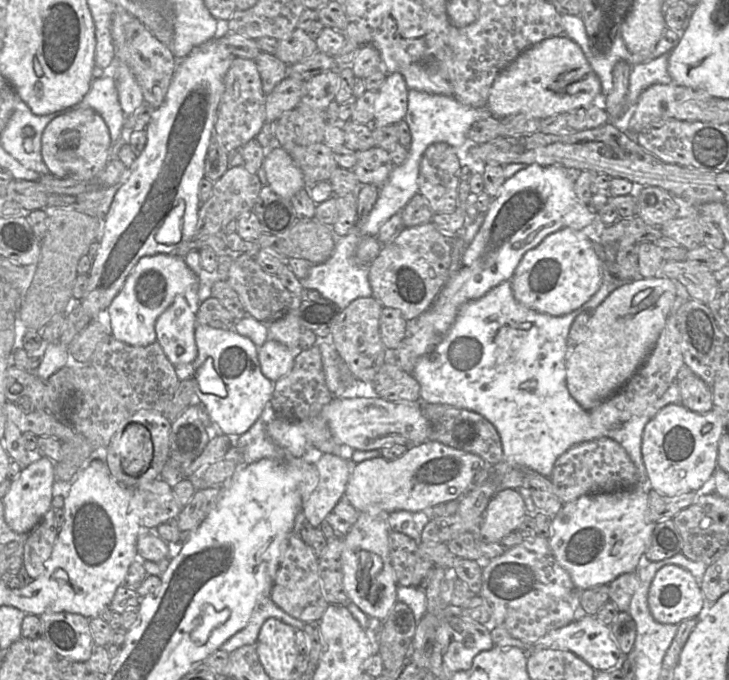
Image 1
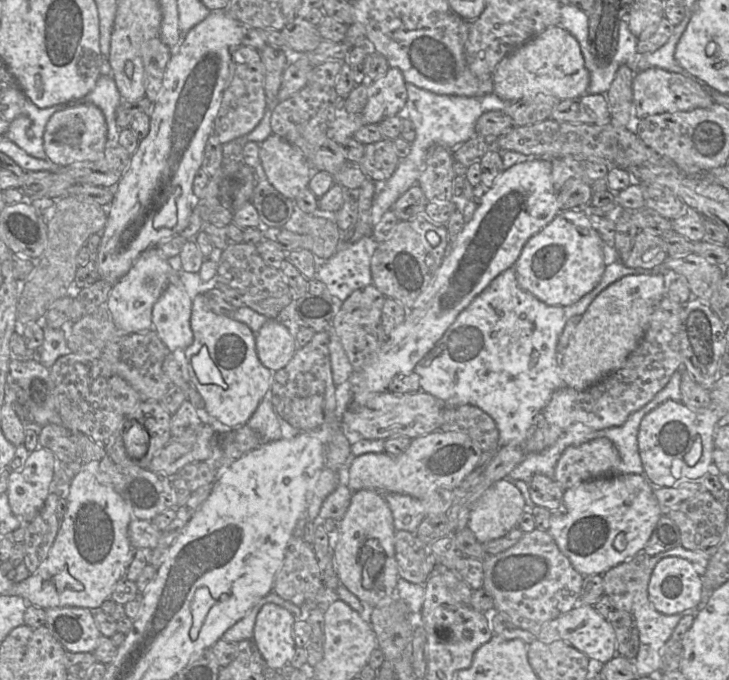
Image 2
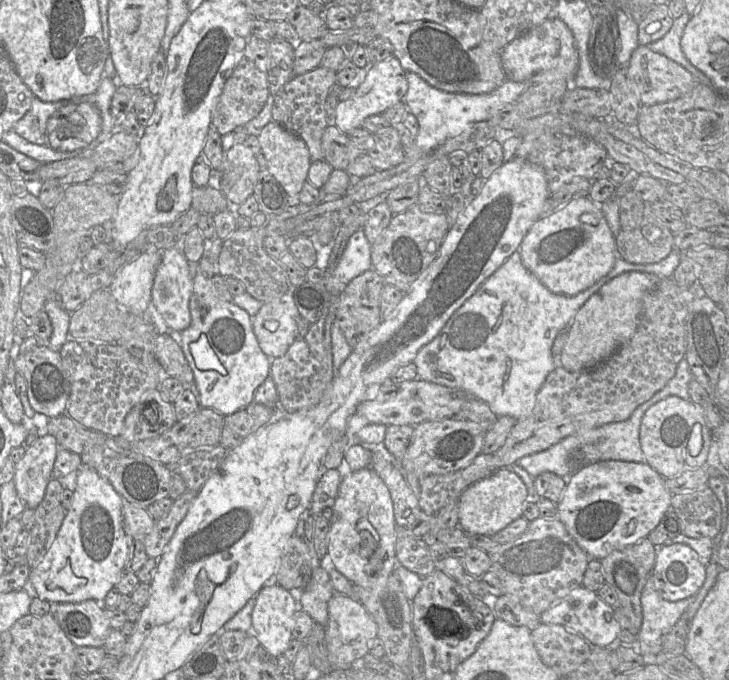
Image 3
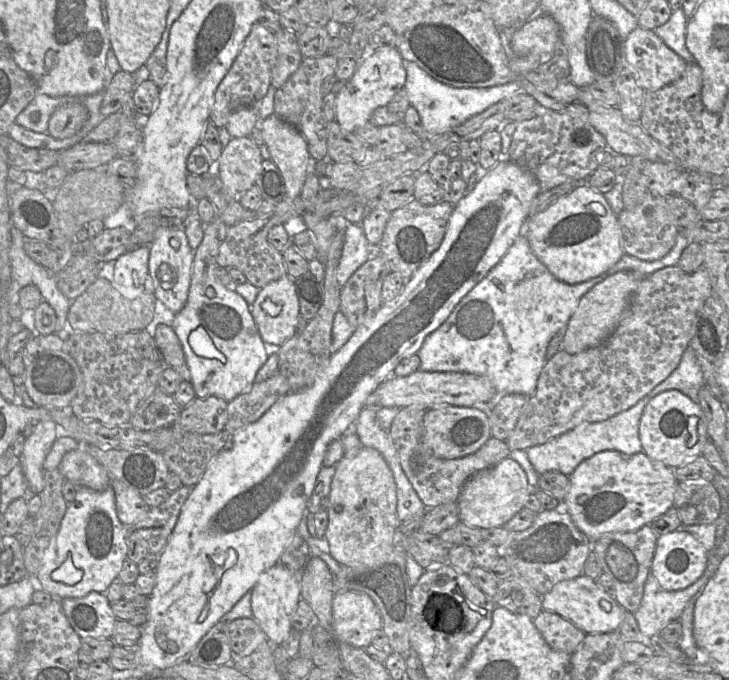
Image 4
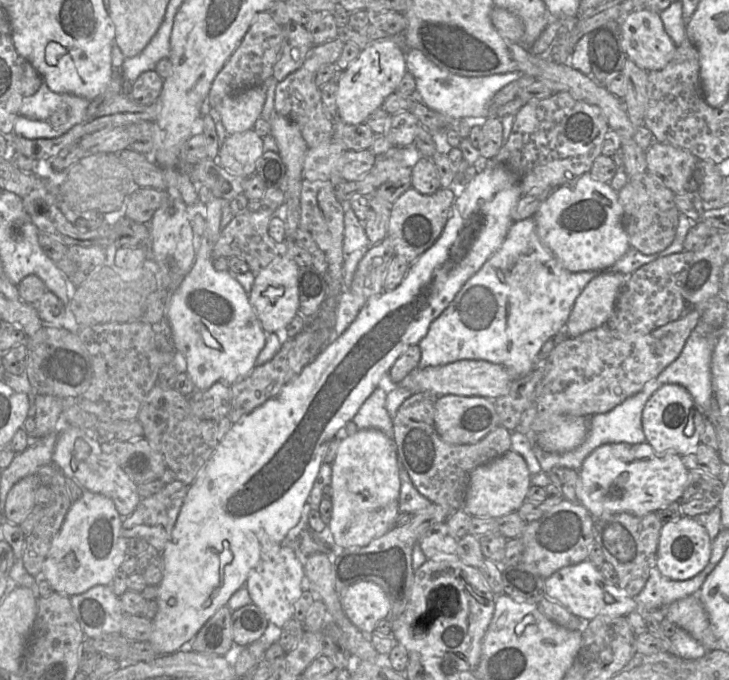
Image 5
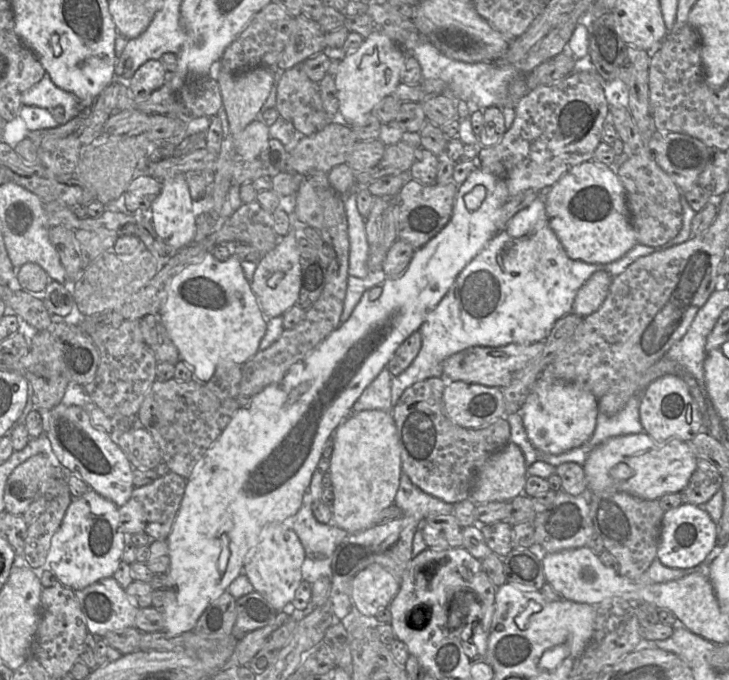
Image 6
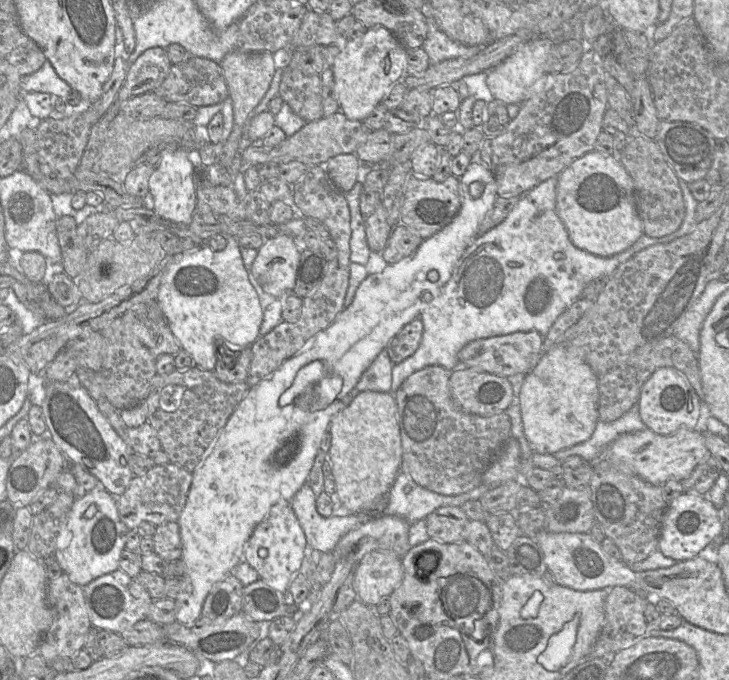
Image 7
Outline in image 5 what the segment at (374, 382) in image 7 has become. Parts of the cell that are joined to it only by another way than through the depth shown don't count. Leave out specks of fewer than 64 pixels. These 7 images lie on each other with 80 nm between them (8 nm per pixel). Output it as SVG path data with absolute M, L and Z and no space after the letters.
M385 384L378 386L361 405L352 421L358 429L376 429L394 440L393 421L385 405L387 392Z

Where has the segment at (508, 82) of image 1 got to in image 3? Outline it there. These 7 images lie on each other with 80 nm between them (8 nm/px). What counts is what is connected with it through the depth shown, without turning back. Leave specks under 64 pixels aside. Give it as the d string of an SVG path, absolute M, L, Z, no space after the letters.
M554 16L510 42L502 51L501 62L506 79L515 82L528 81L541 71L554 71L574 85L579 55L572 32L563 21Z

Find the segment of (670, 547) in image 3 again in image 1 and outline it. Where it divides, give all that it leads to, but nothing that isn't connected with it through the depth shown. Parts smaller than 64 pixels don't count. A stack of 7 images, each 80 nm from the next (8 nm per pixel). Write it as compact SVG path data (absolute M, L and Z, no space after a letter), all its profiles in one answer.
M668 564L660 568L649 588L648 605L654 619L662 624L678 625L686 619L696 618L704 604L701 585L692 573L678 565Z

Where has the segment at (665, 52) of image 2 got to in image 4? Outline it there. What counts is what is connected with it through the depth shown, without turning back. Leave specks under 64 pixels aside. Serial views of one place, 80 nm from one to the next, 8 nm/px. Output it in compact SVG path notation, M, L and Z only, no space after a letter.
M682 8L672 12L669 20L654 31L659 38L679 55L686 63L693 62L693 56L688 51L685 41L686 25L689 18Z

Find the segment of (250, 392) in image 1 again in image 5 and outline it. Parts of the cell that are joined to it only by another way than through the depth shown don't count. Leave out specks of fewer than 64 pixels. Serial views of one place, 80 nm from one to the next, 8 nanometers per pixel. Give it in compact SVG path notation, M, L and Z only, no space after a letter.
M213 197L207 206L204 233L194 265L181 284L170 294L167 320L172 329L172 343L181 360L181 367L188 373L198 391L210 388L221 381L230 386L244 379L255 367L256 360L266 344L266 332L250 303L249 294L230 271L217 271L213 250L221 233L220 223L224 200Z

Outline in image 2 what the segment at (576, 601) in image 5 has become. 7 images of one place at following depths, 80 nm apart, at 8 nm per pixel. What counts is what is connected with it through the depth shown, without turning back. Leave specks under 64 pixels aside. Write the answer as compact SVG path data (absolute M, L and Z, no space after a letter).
M581 602L570 611L545 623L536 639L547 644L560 640L565 641L583 652L589 659L597 660L602 664L606 664L618 654L616 634L611 622L604 618L595 606Z

